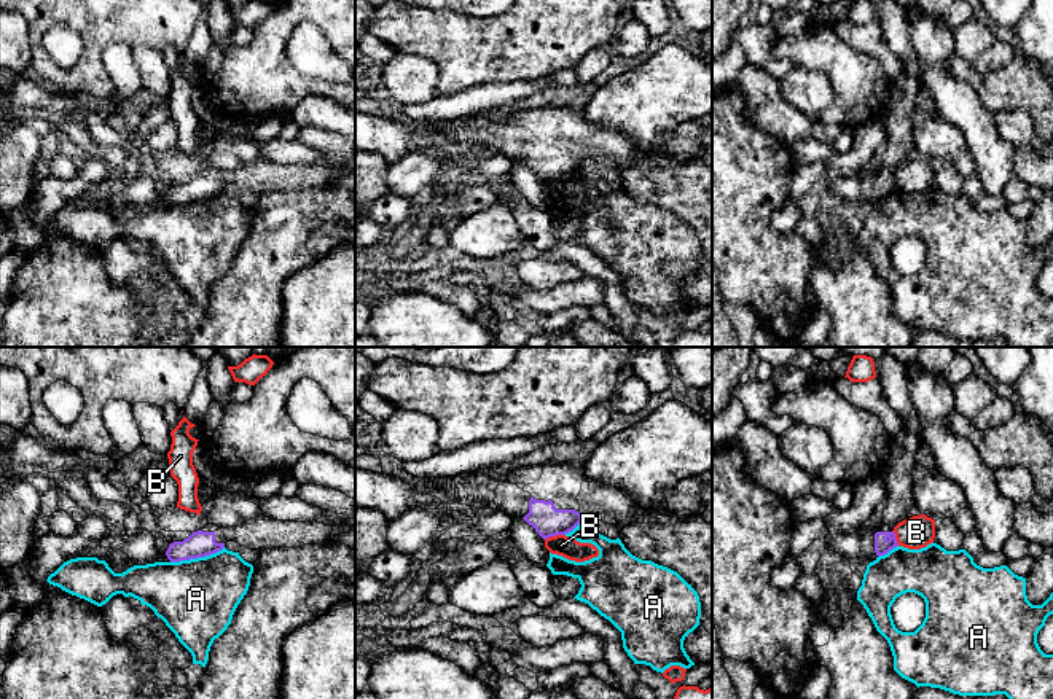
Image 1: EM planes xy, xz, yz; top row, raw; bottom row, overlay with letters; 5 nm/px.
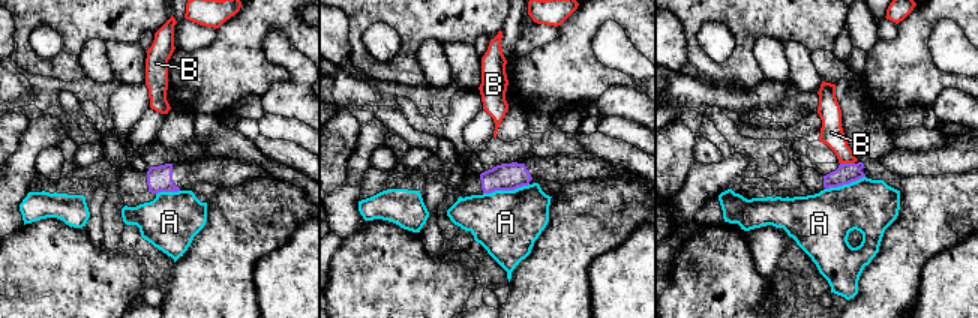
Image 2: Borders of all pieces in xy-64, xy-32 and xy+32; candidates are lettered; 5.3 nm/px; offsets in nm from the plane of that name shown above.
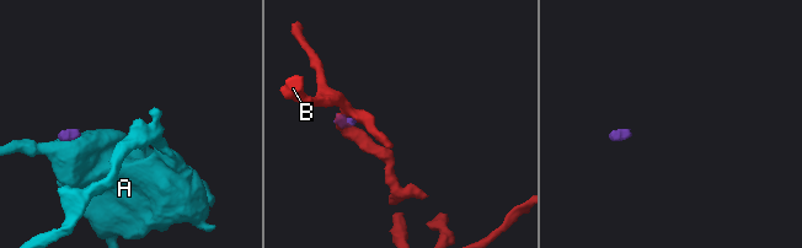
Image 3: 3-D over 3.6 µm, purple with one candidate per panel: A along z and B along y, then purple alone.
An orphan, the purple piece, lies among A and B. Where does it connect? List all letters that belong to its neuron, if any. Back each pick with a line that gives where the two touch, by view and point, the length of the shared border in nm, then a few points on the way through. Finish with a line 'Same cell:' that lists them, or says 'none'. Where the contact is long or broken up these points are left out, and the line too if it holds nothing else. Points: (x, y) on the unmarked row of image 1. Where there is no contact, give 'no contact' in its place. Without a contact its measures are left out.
Same cell: none

